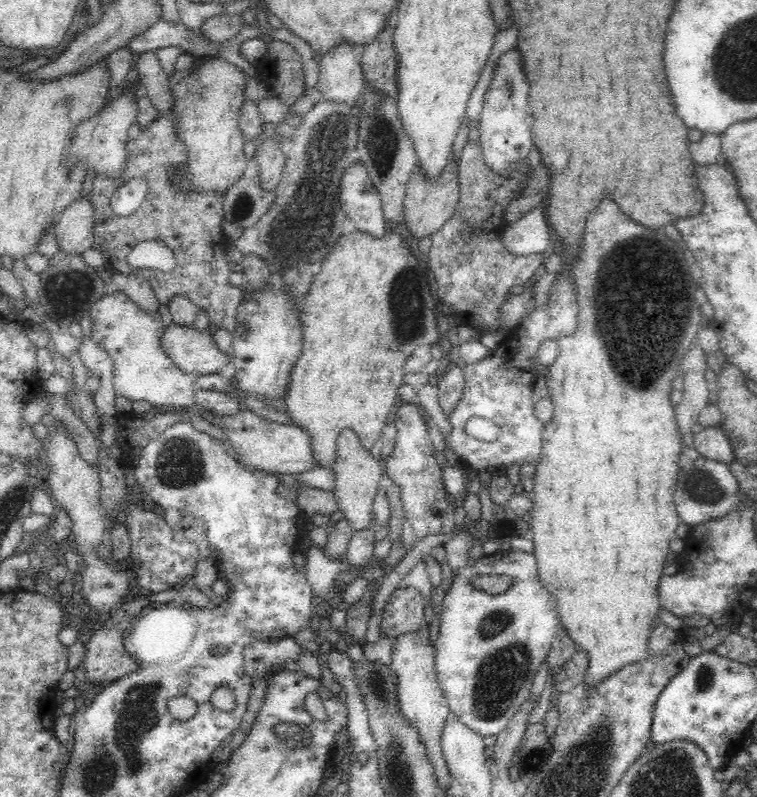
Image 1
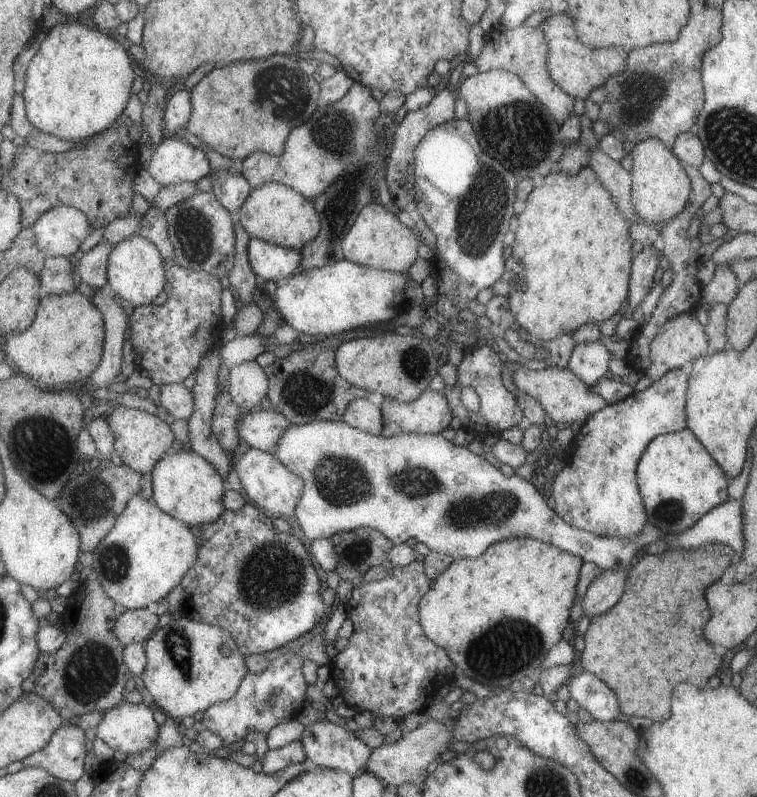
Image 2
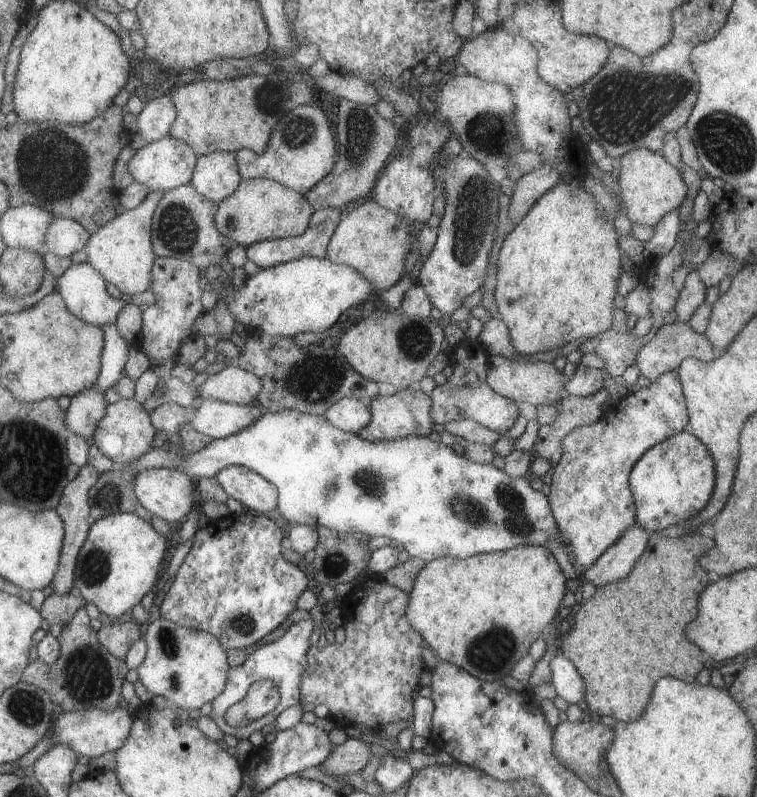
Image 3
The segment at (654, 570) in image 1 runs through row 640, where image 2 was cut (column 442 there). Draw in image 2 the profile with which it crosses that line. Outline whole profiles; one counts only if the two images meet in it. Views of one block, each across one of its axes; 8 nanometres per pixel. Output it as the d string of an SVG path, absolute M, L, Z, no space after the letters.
M508 538L490 544L483 551L483 554L475 558L455 559L435 578L431 588L420 598L418 604L418 617L421 628L424 630L425 636L431 642L440 646L453 664L457 664L459 673L463 673L467 678L479 682L479 684L492 690L517 687L521 678L525 678L525 676L532 678L533 674L541 668L551 647L562 639L561 632L569 625L569 610L571 610L571 606L575 602L576 584L582 564L583 562L578 556L559 550L556 546L534 538Z

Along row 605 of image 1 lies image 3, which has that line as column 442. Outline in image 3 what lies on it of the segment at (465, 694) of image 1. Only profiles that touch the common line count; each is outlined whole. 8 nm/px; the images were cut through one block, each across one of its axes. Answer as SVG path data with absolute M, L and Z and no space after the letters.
M294 409L281 410L280 412L266 412L253 425L250 425L244 430L238 431L232 436L223 439L211 439L210 442L201 450L191 454L183 454L161 450L160 448L151 448L148 452L141 454L139 458L129 463L113 464L111 470L119 468L126 469L131 473L139 473L141 470L150 470L155 468L167 468L180 471L189 479L197 480L199 478L212 478L217 471L226 468L228 465L240 465L245 469L251 470L259 474L264 480L267 480L278 492L276 508L283 518L291 525L306 525L309 527L326 527L337 533L362 533L371 537L386 537L389 540L397 541L398 545L402 545L409 557L417 558L435 558L447 557L465 559L475 554L487 554L487 552L500 552L506 549L513 549L518 545L538 545L544 546L549 539L558 538L563 544L565 542L558 532L556 523L554 522L548 498L543 496L541 492L536 492L529 486L529 482L523 477L509 478L509 476L497 470L490 463L470 462L459 454L455 454L451 448L445 446L441 442L428 440L427 437L409 436L398 440L391 441L376 441L366 442L360 440L357 434L343 433L341 430L334 428L328 424L321 415L307 415L299 413Z

